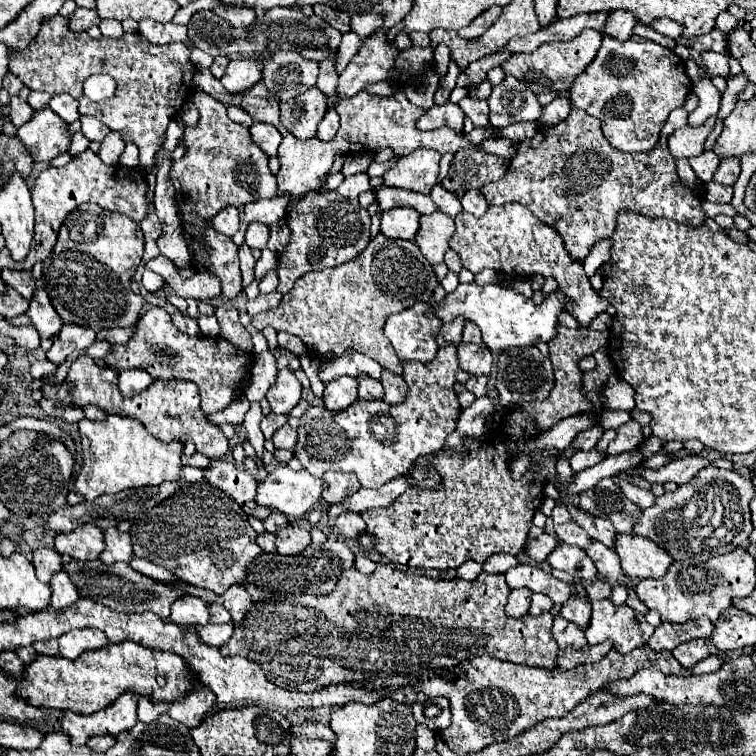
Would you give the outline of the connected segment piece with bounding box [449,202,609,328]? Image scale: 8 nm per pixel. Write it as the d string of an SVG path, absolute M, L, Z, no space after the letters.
M515 202L489 206L489 210L481 218L461 212L455 216L455 228L457 230L449 240L449 248L459 254L463 268L467 268L469 272L477 274L483 268L493 268L511 278L529 278L533 274L541 274L543 278L555 278L559 290L565 292L569 300L573 300L573 308L569 308L569 312L581 328L589 328L591 320L597 314L605 312L605 308L609 306L607 300L591 288L583 266L569 258L563 248L561 236L551 226L539 222L529 208Z

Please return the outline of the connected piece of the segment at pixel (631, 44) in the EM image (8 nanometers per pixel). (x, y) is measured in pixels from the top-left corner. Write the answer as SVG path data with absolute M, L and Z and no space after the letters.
M605 36L595 60L569 88L569 102L601 120L603 136L613 148L647 152L657 144L669 112L681 108L689 92L691 80L685 76L685 62L673 50L641 36L631 36L627 42Z

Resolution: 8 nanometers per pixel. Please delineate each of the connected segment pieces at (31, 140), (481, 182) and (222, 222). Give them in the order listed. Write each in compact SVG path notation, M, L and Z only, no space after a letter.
M51 108L35 112L17 132L21 142L27 146L35 162L51 162L59 154L65 154L71 144L69 124L61 120Z
M459 150L453 154L449 174L441 186L449 192L481 188L505 176L509 162L495 154L479 150Z
M235 206L223 208L217 216L213 216L211 228L231 238L239 230L239 212L237 212L237 208Z

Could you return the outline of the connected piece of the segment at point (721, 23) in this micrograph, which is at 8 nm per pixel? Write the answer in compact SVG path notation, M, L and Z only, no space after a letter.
M725 10L725 12L721 12L721 14L717 16L717 28L719 28L721 32L729 32L729 30L737 28L737 20Z

